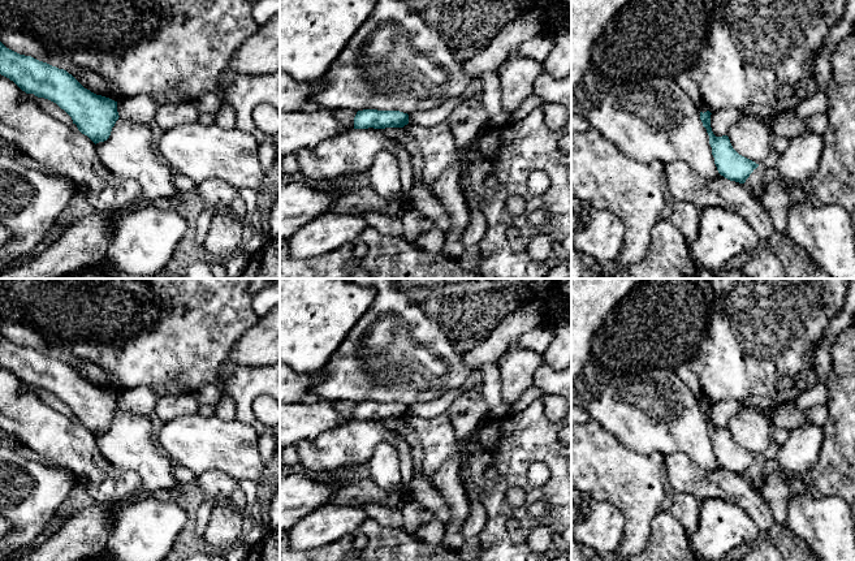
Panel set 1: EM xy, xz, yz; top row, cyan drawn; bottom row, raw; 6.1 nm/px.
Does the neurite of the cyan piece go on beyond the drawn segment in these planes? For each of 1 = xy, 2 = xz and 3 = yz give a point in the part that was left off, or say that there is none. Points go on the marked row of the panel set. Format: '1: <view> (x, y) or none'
1: none
2: none
3: none

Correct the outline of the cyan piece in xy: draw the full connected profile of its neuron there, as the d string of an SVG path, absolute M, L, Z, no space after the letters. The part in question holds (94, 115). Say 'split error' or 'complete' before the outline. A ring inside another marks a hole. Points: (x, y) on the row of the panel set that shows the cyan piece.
complete; M0 42L0 74L13 81L26 94L48 99L64 109L77 125L78 130L87 135L95 144L109 138L112 128L118 120L117 102L96 95L85 89L72 74L31 56L20 55L7 48Z

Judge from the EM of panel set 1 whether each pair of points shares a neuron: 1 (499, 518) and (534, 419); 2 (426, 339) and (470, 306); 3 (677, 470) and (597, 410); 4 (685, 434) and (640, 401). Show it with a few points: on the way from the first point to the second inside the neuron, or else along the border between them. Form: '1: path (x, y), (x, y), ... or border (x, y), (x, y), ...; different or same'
1: path (497, 493), (497, 460), (513, 444); same
2: border (419, 306), (440, 327), (458, 353); different
3: border (665, 454), (682, 452), (695, 462); different
4: path (674, 423), (660, 413), (651, 411); same

